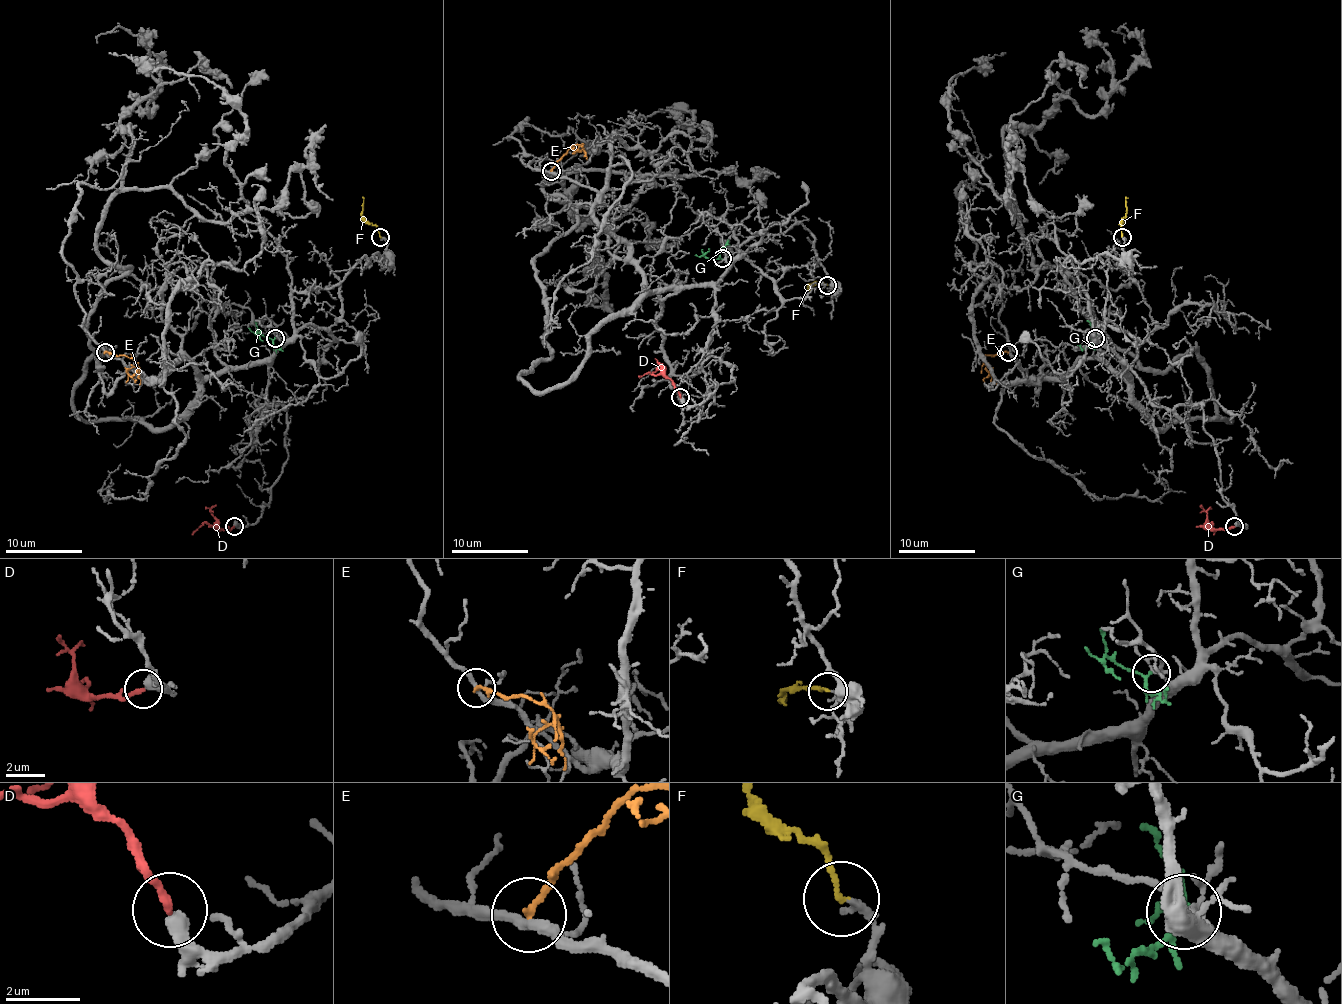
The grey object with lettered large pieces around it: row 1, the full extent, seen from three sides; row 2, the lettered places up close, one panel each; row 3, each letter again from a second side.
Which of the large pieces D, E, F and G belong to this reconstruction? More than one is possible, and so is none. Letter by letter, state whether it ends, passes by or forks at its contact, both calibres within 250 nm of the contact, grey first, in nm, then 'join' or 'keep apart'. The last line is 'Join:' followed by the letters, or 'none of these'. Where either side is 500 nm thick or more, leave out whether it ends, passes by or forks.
D: it ends | 480/240 nm | join
E: it ends | 240/180 nm | keep apart
F: it ends | 200/140 nm | join
G: it forks | 170/110 nm | join
Join: D, F, G

